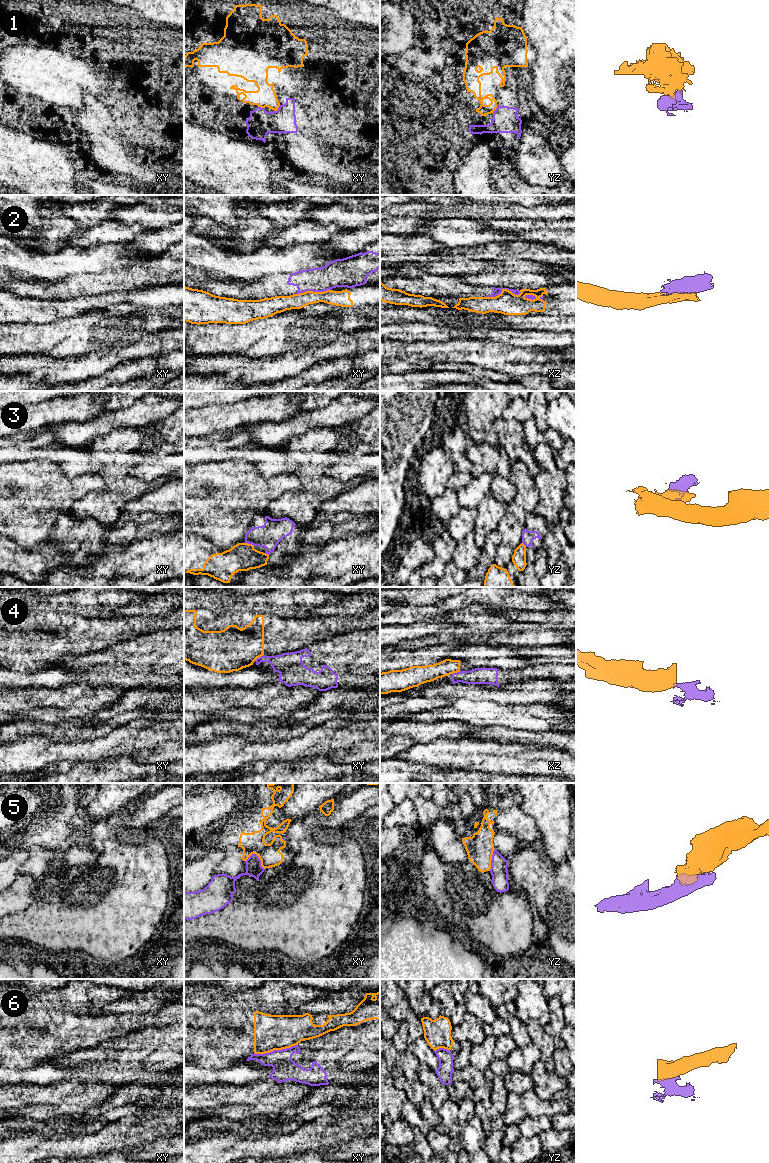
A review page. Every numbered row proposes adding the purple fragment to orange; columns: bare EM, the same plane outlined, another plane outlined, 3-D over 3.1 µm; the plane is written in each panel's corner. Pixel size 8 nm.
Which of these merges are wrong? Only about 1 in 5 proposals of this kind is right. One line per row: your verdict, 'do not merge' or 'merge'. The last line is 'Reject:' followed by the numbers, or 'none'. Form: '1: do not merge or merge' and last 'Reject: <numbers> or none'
1: do not merge
2: do not merge
3: do not merge
4: do not merge
5: do not merge
6: do not merge
Reject: 1, 2, 3, 4, 5, 6

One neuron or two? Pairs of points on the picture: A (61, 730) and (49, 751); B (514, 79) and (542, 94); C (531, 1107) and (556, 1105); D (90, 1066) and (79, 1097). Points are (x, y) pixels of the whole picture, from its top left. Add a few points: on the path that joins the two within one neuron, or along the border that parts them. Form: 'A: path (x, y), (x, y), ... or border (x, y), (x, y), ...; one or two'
A: border (31, 736), (77, 739); two
B: border (530, 70), (531, 94); two
C: path (537, 1107), (550, 1107); one
D: border (73, 1076), (82, 1082), (99, 1080), (108, 1083); two

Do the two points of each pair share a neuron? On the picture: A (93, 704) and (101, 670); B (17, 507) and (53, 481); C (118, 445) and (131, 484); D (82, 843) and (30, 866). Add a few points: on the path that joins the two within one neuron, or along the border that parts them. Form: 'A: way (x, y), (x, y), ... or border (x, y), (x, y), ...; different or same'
A: border (82, 680), (92, 686), (109, 685), (120, 689); different
B: way (26, 498), (32, 492), (44, 490); same
C: way (114, 458), (110, 465), (110, 477), (118, 484); same
D: way (69, 849), (56, 849), (43, 862); same

